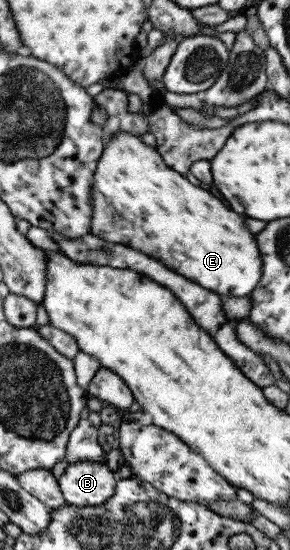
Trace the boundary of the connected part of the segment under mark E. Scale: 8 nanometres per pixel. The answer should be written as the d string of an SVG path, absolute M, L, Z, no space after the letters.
M116 132L105 141L93 173L92 215L89 234L107 242L124 244L154 258L175 274L189 279L222 297L248 295L262 273L260 252L243 218L225 208L215 196L189 184L183 176L166 165L157 151L145 145L140 136Z

